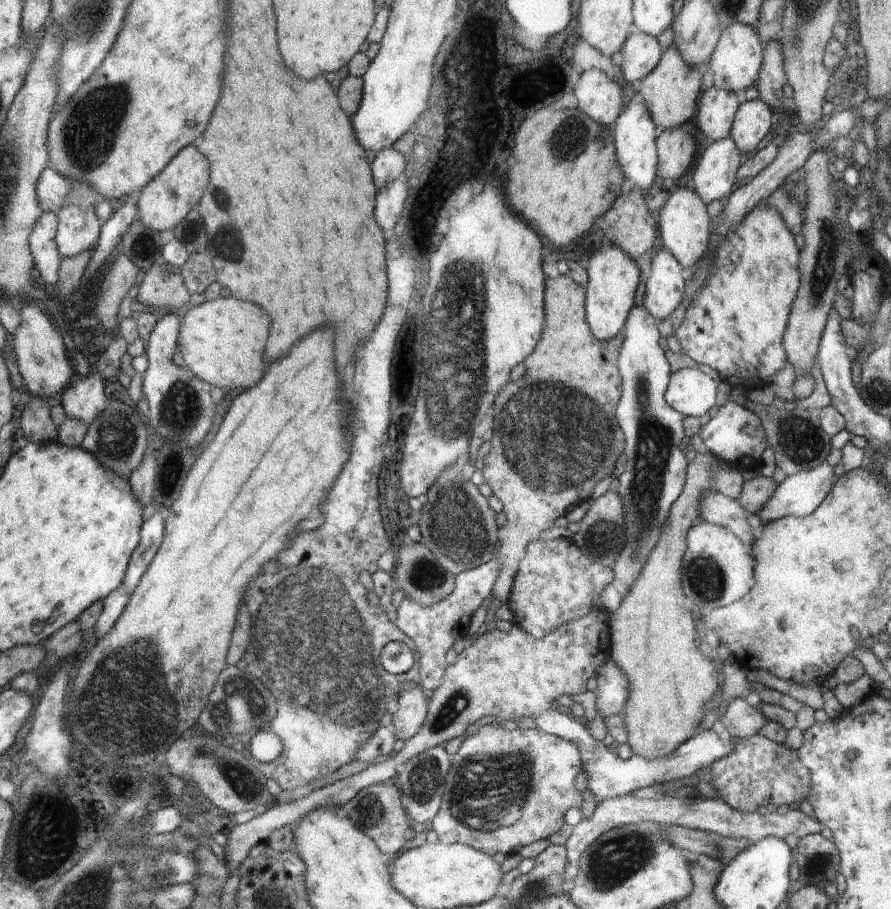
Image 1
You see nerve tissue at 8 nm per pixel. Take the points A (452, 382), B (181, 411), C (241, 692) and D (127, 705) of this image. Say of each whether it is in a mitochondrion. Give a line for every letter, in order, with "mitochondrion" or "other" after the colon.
A: mitochondrion
B: mitochondrion
C: mitochondrion
D: mitochondrion

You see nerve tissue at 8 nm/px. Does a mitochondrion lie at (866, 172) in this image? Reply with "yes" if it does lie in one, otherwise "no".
no

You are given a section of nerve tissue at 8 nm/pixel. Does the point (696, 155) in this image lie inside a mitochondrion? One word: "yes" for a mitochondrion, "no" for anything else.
no

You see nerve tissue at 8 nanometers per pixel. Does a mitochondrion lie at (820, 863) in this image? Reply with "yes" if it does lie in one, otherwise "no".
yes

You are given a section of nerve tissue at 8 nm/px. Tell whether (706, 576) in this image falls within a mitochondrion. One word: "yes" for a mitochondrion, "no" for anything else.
yes

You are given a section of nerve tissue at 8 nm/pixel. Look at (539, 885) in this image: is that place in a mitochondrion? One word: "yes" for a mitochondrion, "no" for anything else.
yes

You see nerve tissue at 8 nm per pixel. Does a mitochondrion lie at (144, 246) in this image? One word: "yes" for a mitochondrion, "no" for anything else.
yes

